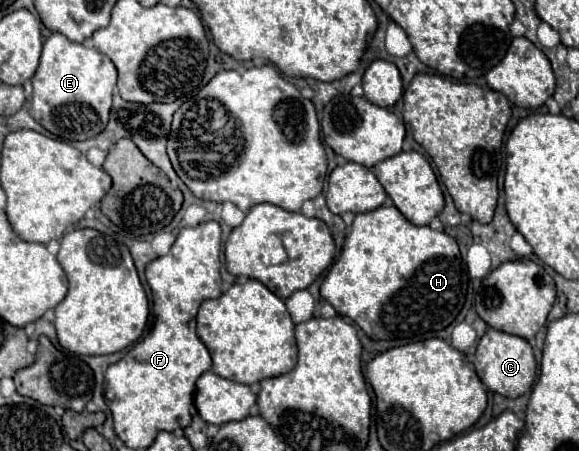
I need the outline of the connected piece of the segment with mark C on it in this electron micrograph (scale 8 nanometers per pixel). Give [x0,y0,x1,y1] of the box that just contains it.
[474,329,536,399]

